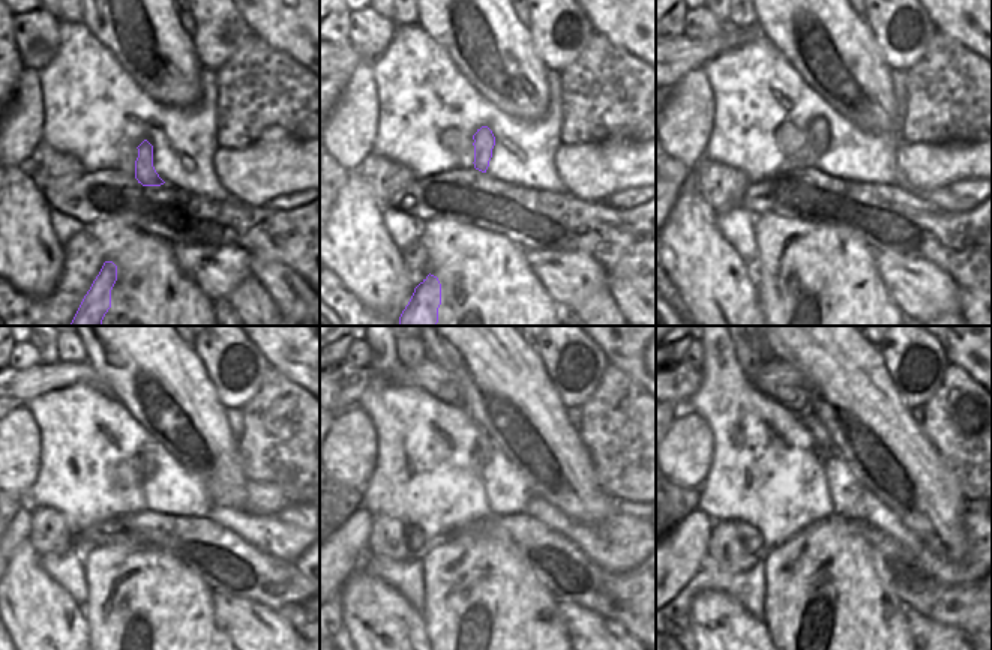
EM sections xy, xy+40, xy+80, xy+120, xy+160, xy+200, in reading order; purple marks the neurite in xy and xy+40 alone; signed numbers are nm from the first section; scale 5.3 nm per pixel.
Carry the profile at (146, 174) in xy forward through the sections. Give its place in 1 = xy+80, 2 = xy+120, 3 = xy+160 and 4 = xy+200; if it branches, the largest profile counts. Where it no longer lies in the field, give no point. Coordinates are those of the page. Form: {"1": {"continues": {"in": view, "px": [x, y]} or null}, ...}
{"1": {"continues": {"in": "xy+80", "px": [818, 138]}}, "2": {"continues": {"in": "xy+120", "px": [146, 461]}}, "3": {"continues": {"in": "xy+160", "px": [483, 446]}}, "4": {"continues": {"in": "xy+200", "px": [821, 439]}}}

